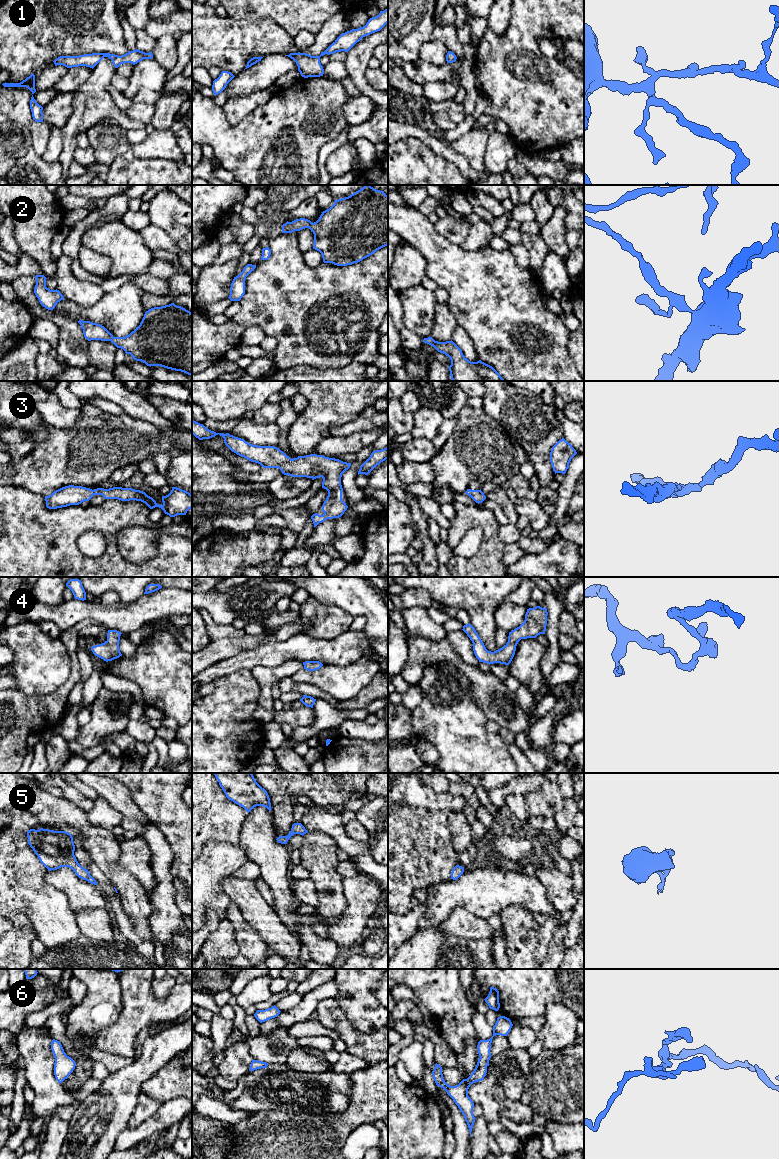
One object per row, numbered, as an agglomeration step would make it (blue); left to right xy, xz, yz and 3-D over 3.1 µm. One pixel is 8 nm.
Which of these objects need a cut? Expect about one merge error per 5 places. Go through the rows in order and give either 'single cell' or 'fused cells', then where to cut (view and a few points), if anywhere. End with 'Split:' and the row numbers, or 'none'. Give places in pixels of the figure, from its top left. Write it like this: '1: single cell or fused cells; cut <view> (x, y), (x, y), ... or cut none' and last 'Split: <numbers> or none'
1: single cell; cut none
2: single cell; cut none
3: single cell; cut none
4: single cell; cut none
5: single cell; cut none
6: single cell; cut none
Split: none

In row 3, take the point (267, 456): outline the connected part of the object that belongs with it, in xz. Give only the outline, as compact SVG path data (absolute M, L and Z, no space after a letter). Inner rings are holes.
M193 419L192 434L199 440L210 439L219 434L232 452L260 464L263 468L279 468L284 475L312 480L322 477L322 488L328 491L328 496L322 505L324 514L315 513L311 516L314 527L327 519L341 517L348 508L342 500L341 477L350 468L351 463L317 454L291 459L277 447L253 445L229 433L216 433Z

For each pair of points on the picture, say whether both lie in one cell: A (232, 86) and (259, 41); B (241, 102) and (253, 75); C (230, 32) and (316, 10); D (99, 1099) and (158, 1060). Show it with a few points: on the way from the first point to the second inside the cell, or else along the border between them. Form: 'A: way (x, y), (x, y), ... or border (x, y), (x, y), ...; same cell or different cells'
A: border (243, 69), (235, 77); different cells
B: border (266, 87), (243, 95), (232, 96), (228, 99); different cells
C: border (250, 19), (273, 20), (291, 36); different cells
D: way (114, 1096), (143, 1068); same cell

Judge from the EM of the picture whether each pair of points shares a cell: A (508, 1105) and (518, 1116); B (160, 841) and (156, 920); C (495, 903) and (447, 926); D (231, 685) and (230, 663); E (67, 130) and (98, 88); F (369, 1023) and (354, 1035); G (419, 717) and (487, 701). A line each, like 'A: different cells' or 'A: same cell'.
A: same cell
B: same cell
C: different cells
D: different cells
E: same cell
F: different cells
G: different cells

